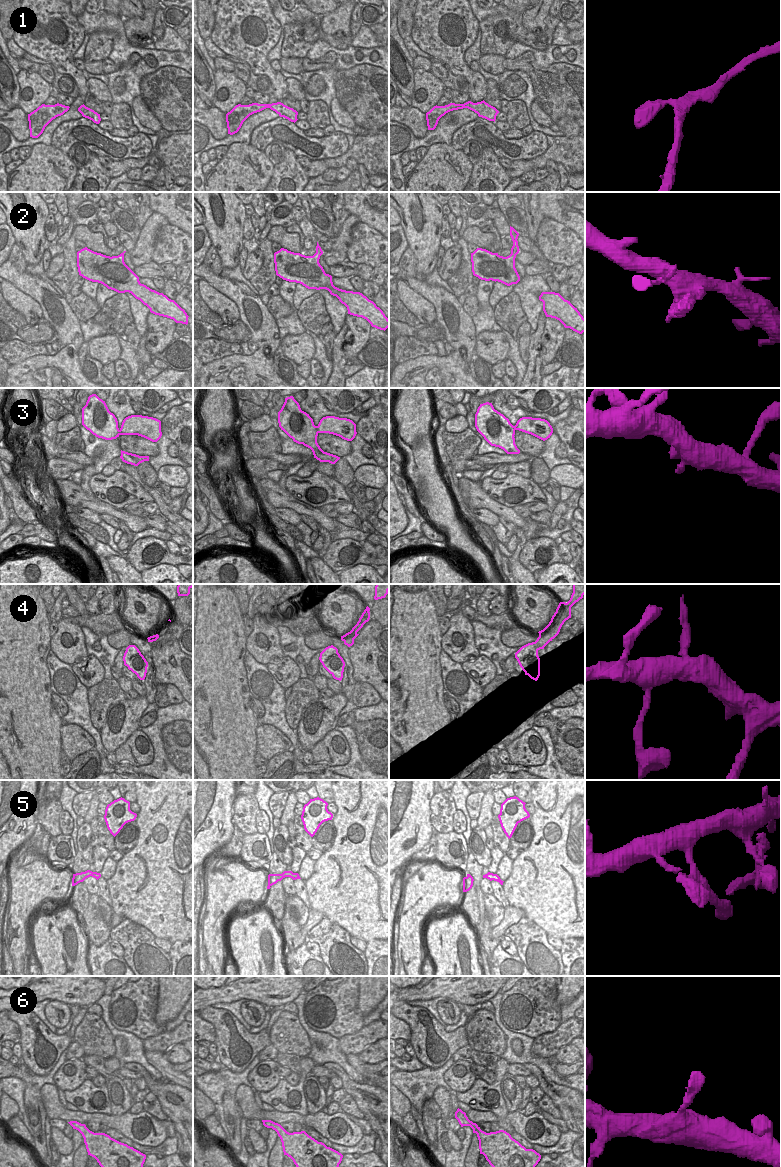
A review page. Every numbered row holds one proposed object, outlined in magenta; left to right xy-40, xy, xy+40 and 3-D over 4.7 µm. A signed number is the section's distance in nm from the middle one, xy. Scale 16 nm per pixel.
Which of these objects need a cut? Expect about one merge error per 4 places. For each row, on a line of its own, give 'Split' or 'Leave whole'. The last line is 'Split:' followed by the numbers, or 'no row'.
1: Leave whole
2: Leave whole
3: Leave whole
4: Leave whole
5: Leave whole
6: Leave whole
Split: no row.

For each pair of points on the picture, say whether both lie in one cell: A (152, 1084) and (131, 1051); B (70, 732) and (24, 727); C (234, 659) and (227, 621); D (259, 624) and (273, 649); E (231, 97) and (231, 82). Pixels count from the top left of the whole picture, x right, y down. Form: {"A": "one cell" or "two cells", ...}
{"A": "two cells", "B": "two cells", "C": "one cell", "D": "one cell", "E": "one cell"}

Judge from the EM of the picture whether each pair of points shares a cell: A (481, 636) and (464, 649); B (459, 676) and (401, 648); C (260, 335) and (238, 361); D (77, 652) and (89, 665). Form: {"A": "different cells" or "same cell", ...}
{"A": "different cells", "B": "different cells", "C": "different cells", "D": "different cells"}

